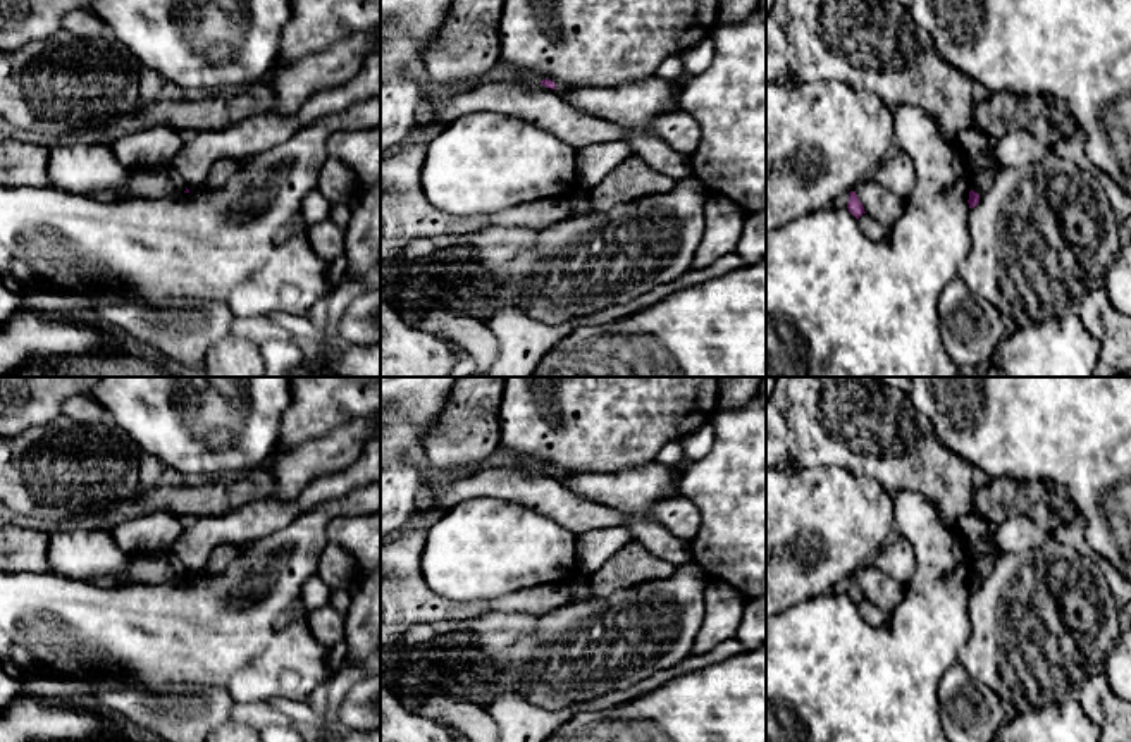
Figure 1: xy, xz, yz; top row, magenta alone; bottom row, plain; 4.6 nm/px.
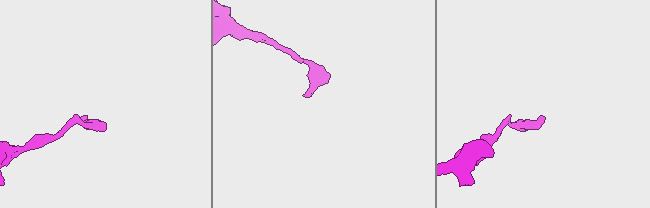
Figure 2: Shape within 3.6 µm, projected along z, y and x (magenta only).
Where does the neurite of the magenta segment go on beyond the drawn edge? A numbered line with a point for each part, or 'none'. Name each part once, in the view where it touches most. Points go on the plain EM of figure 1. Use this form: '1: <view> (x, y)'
none

